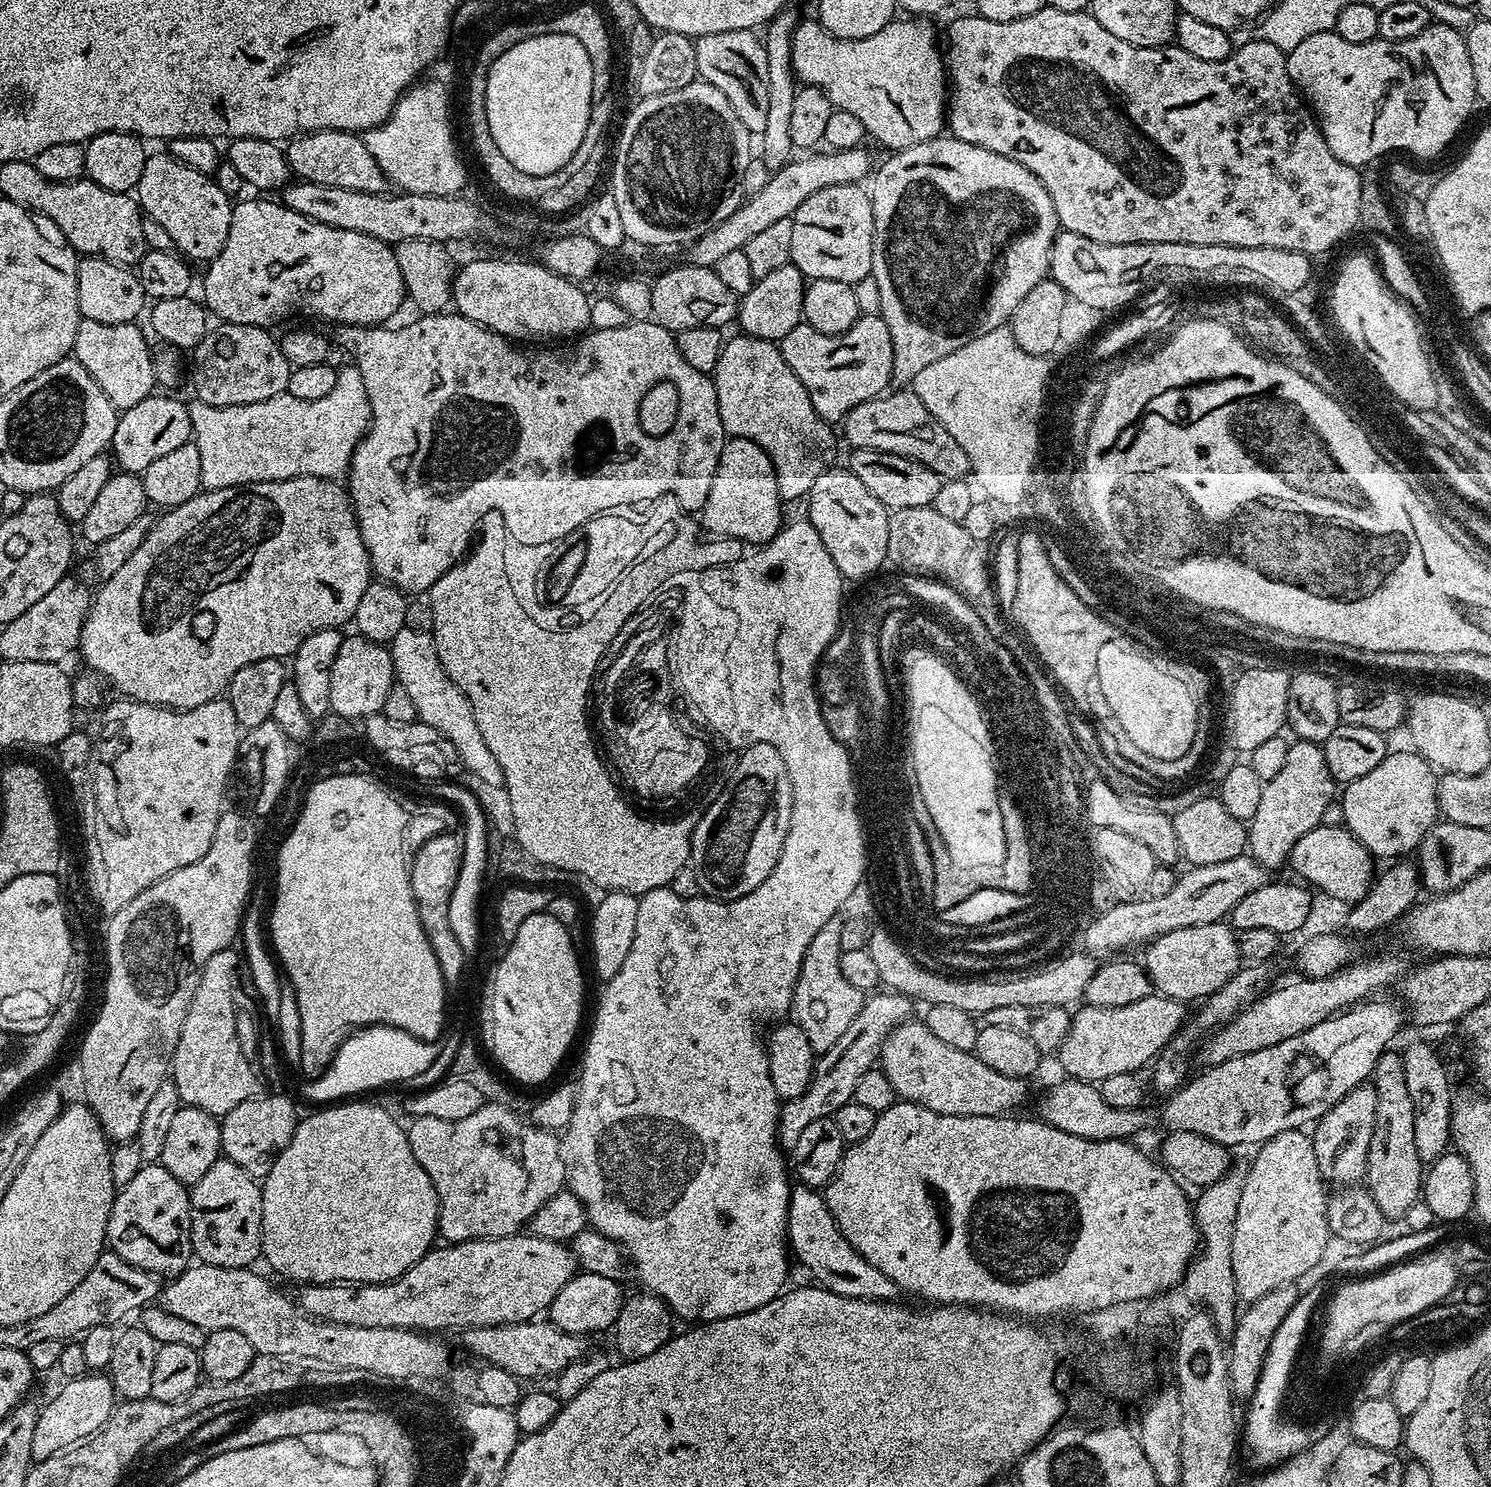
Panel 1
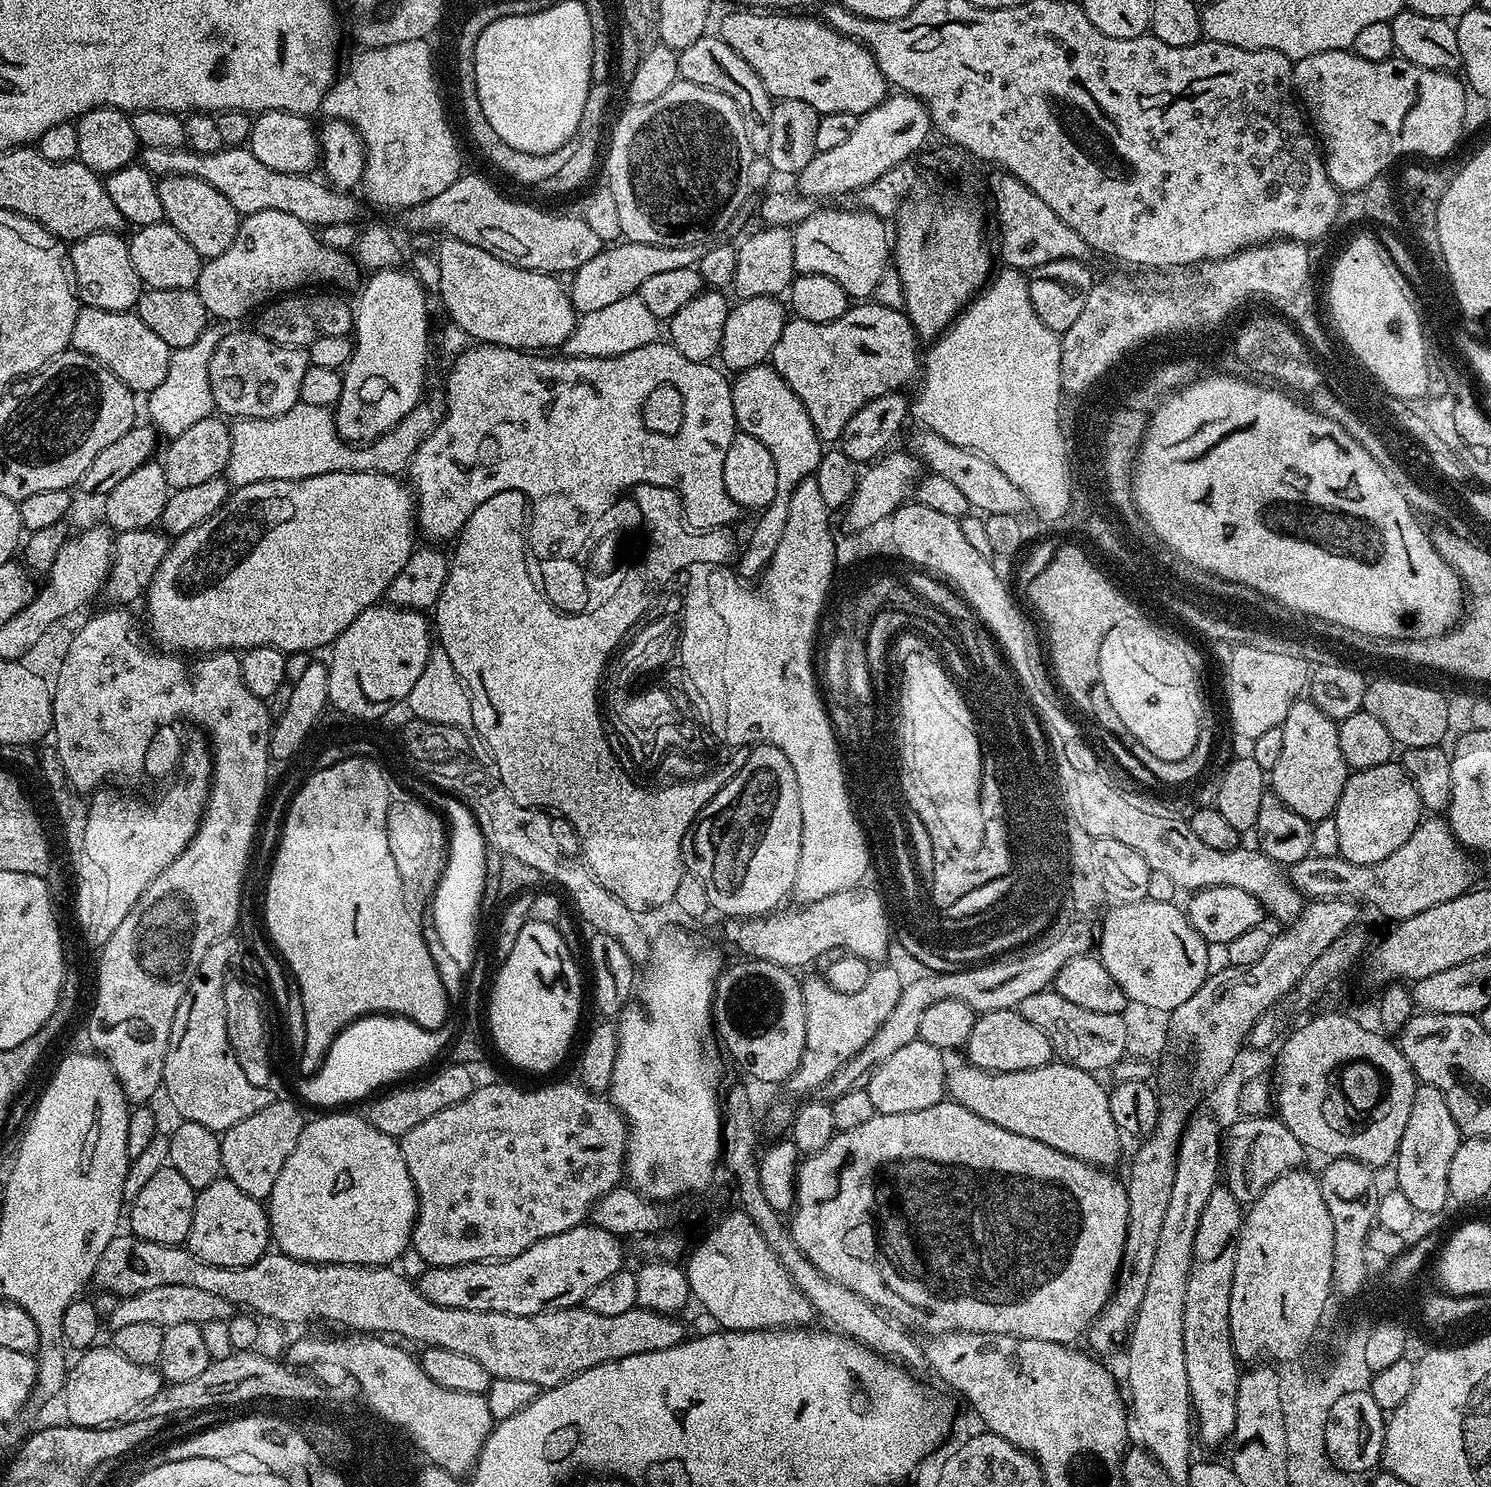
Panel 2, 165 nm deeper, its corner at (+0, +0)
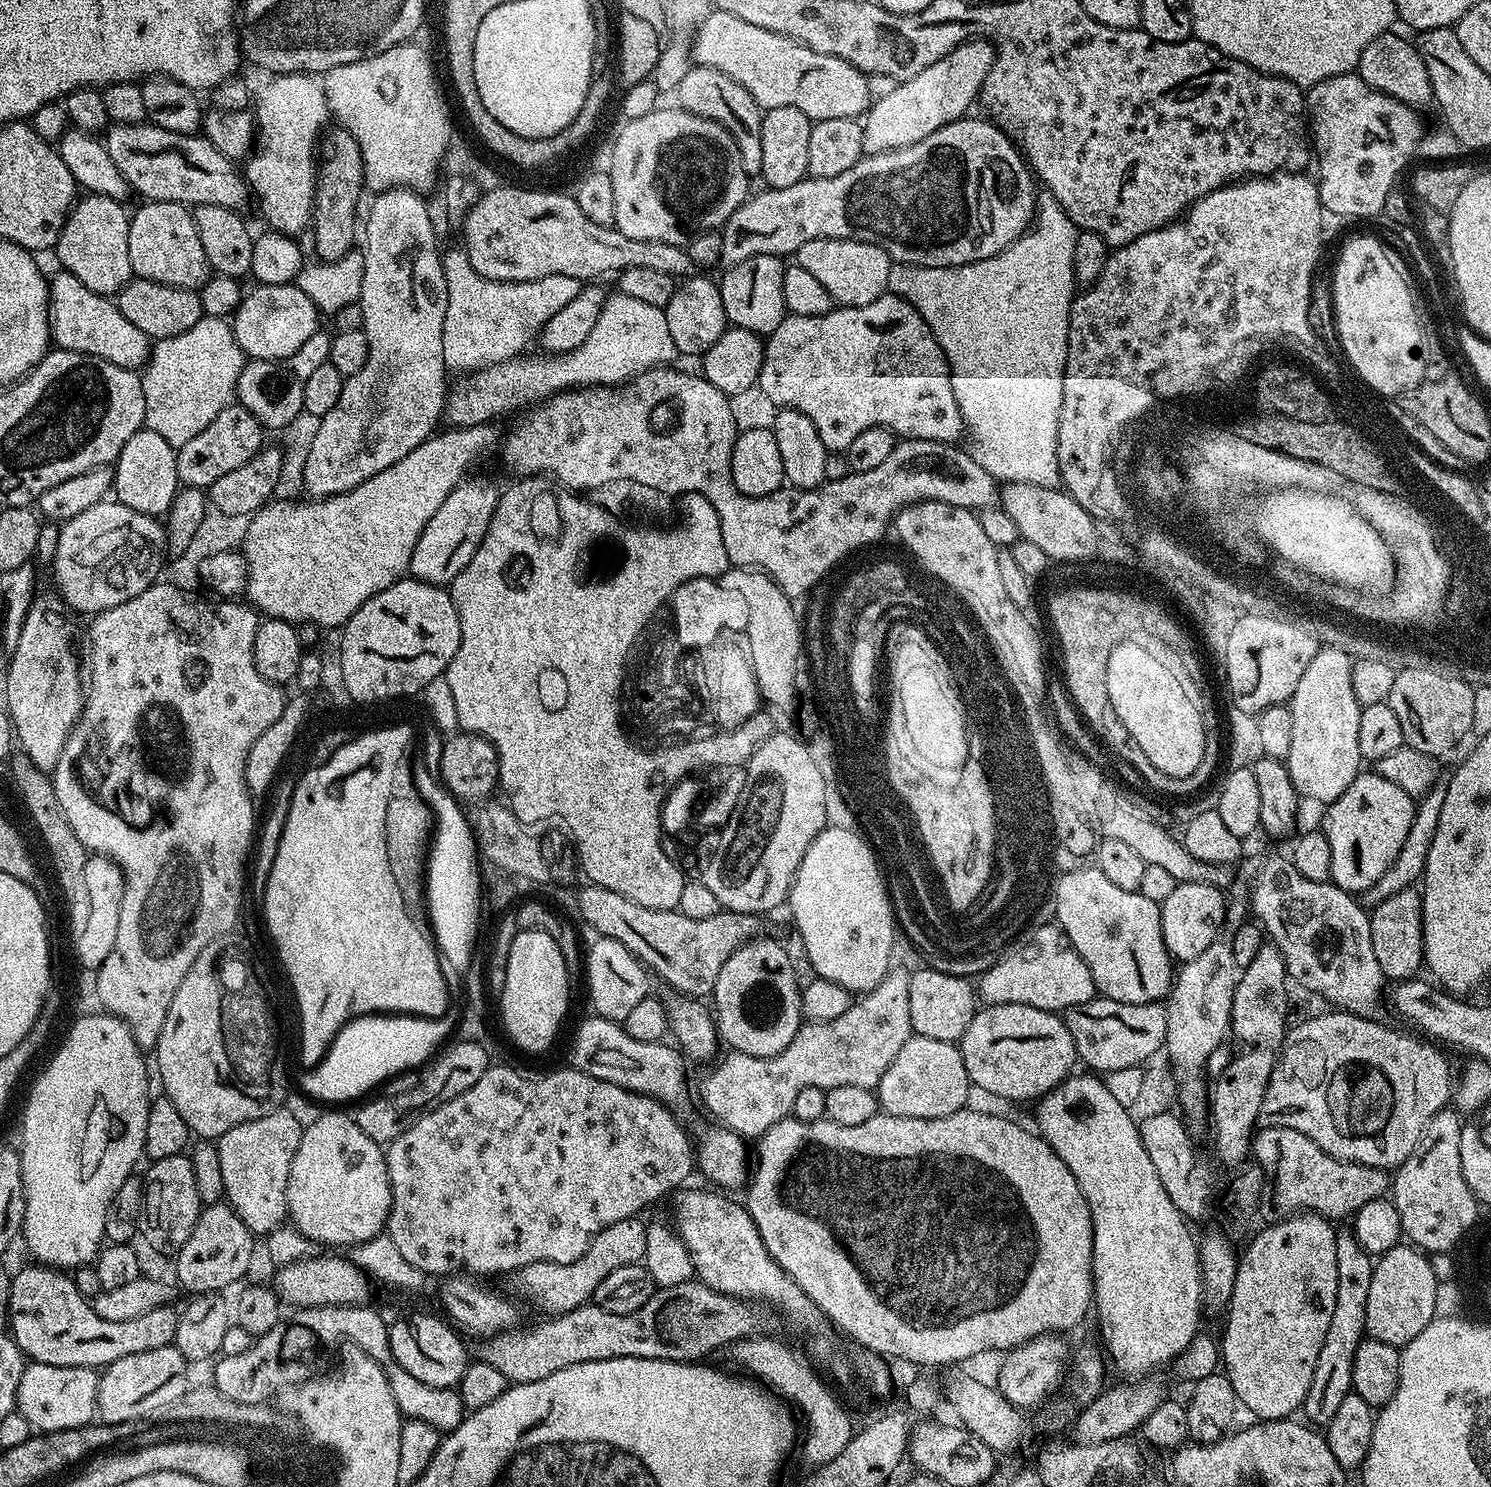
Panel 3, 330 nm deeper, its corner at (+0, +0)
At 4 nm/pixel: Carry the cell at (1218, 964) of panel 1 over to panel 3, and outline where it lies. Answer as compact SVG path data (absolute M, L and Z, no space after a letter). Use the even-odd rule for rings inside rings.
M1085 866L1074 870L1067 875L1067 879L1063 882L1058 882L1058 894L1054 897L1054 904L1056 904L1057 916L1055 919L1058 921L1059 927L1063 928L1064 933L1068 936L1069 942L1074 946L1074 950L1086 962L1086 966L1096 983L1096 991L1103 999L1113 1000L1114 1002L1126 1002L1127 1004L1155 1004L1163 1001L1168 993L1172 991L1174 961L1168 952L1166 942L1162 938L1160 905L1150 902L1150 898L1146 898L1141 892L1121 890L1118 886L1114 886L1114 882L1110 882L1110 878L1106 878L1106 874L1102 874L1102 870L1095 866Z

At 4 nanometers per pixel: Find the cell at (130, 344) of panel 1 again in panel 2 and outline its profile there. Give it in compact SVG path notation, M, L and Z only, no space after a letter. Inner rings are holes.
M81 307L74 318L71 347L106 366L106 370L110 370L110 374L117 376L134 394L147 394L162 386L162 378L166 378L166 370L170 366L173 353L173 349L168 348L166 342L162 342L162 338L154 334L154 330L150 330L150 326L146 326L146 322L142 322L142 318L137 316L135 311L115 312L86 307Z

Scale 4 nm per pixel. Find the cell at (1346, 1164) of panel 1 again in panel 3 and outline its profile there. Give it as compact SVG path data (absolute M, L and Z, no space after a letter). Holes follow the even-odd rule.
M1348 1226L1341 1227L1336 1233L1336 1253L1338 1294L1334 1297L1334 1315L1330 1317L1330 1330L1326 1330L1326 1342L1322 1342L1322 1350L1318 1353L1314 1378L1310 1382L1310 1390L1306 1394L1302 1409L1303 1419L1312 1426L1327 1426L1337 1413L1342 1400L1352 1392L1354 1354L1366 1338L1366 1297L1370 1294L1373 1257L1360 1249L1360 1243Z

